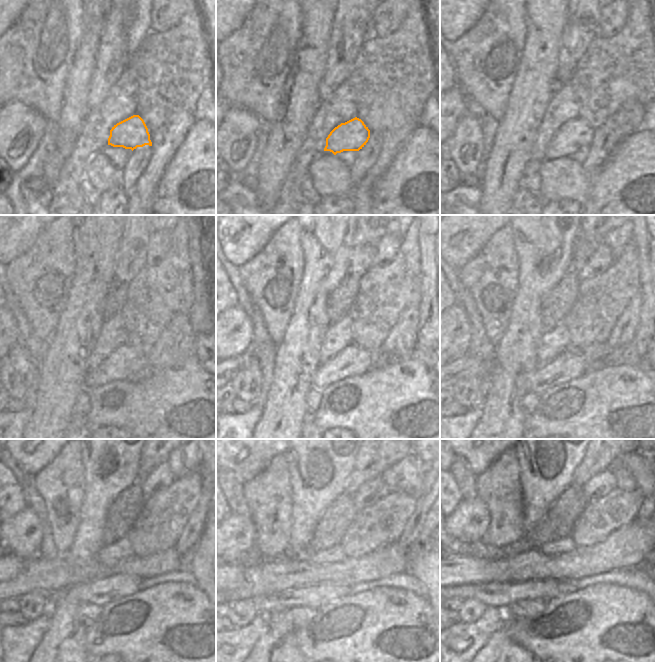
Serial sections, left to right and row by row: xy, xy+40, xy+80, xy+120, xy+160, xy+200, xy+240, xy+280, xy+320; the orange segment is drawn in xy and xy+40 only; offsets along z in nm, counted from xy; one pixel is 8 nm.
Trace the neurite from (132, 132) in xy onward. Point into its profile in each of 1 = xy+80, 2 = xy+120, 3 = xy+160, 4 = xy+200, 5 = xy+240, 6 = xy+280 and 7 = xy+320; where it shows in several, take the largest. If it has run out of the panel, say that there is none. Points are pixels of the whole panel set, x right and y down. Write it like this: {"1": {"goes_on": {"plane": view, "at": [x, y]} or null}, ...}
{"1": {"goes_on": {"plane": "xy+80", "at": [575, 135]}}, "2": {"goes_on": {"plane": "xy+120", "at": [126, 361]}}, "3": {"goes_on": {"plane": "xy+160", "at": [351, 361]}}, "4": {"goes_on": {"plane": "xy+200", "at": [571, 363]}}, "5": {"goes_on": {"plane": "xy+240", "at": [119, 586]}}, "6": {"goes_on": {"plane": "xy+280", "at": [339, 590]}}, "7": {"goes_on": {"plane": "xy+320", "at": [559, 592]}}}

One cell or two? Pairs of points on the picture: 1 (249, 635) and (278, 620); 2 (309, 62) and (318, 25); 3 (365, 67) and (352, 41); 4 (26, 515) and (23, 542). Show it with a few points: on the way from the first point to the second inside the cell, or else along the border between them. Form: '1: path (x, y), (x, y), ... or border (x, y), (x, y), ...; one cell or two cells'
1: border (273, 613), (270, 628), (255, 644); two cells
2: path (313, 53), (318, 48), (318, 34); one cell
3: border (366, 39), (354, 60), (354, 67), (350, 75); two cells
4: path (25, 522), (23, 535); one cell

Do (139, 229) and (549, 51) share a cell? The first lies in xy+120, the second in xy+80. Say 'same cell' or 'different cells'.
different cells

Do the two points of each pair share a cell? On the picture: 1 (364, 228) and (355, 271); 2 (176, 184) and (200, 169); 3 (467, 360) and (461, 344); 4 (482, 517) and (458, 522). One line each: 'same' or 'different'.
1: same
2: same
3: different
4: same

